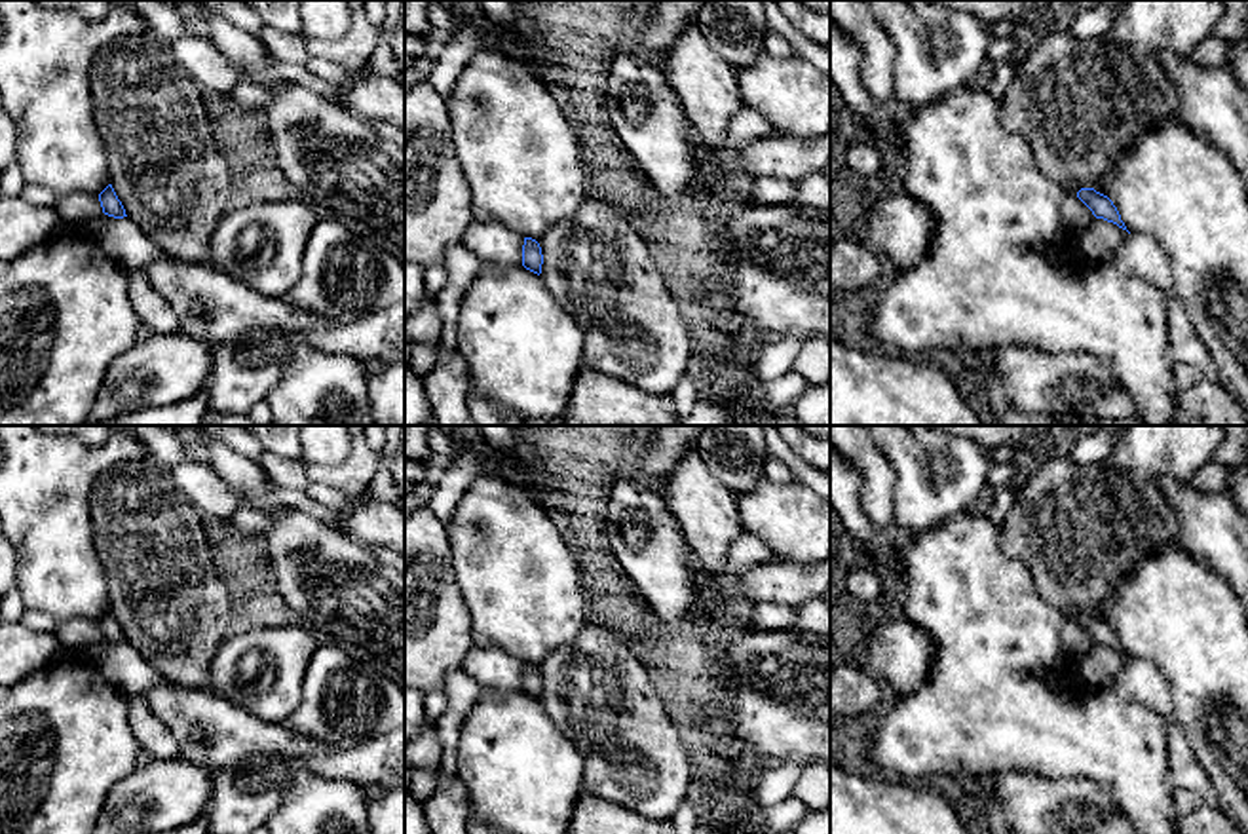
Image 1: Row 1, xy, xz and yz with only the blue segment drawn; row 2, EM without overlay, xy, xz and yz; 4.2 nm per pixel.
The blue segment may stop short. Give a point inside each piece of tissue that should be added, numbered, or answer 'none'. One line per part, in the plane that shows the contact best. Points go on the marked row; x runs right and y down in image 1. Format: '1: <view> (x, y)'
none

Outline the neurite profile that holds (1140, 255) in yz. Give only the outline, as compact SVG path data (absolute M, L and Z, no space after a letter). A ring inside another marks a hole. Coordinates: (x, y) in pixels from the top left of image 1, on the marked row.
M1130 232L1111 264L1123 275L1140 277L1163 293L1172 289L1172 268L1159 241L1145 232Z

